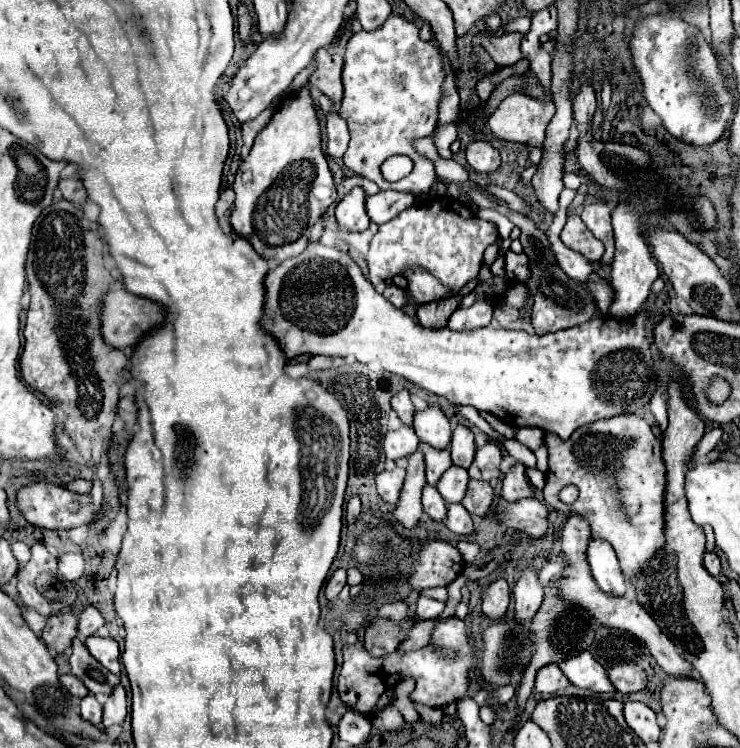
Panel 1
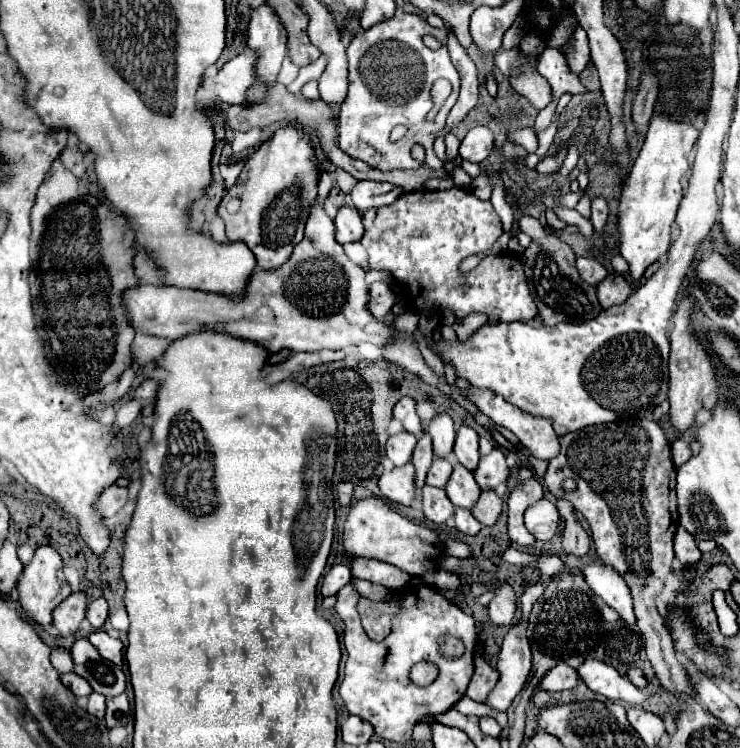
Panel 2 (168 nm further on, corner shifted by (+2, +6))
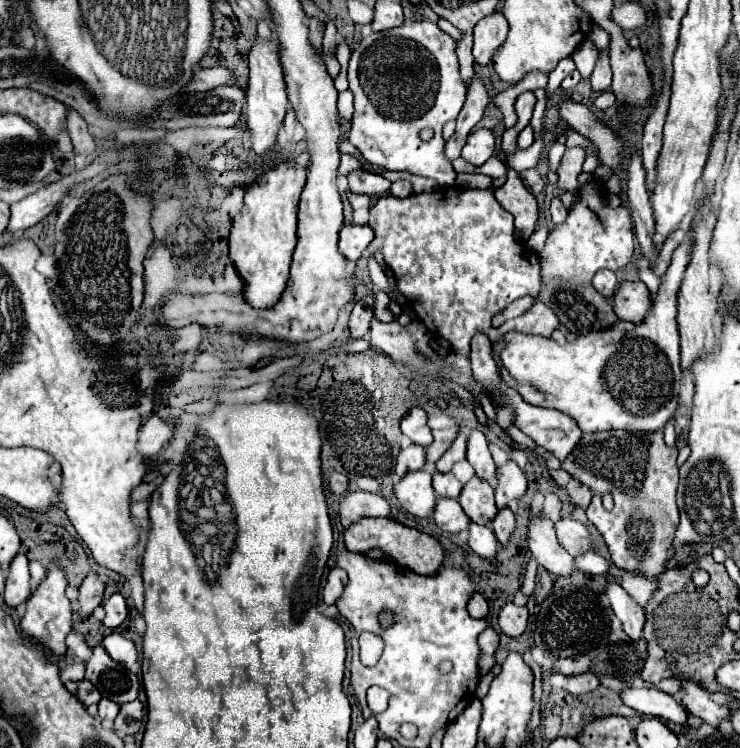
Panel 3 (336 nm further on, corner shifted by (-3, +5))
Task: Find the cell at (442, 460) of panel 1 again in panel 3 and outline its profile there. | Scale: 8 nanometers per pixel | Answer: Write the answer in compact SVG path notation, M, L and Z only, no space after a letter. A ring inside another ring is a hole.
M434 473L434 491L438 497L458 499L462 493L462 483L452 473Z

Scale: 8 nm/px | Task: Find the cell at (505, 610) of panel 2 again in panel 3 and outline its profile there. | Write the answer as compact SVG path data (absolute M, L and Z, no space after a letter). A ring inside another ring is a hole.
M506 603L500 611L498 625L508 637L520 637L528 625L528 609L514 603Z

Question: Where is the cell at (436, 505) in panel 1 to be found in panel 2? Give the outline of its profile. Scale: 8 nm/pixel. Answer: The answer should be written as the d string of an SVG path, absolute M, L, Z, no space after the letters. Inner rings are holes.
M423 486L423 512L431 522L443 524L453 516L455 506L449 502L447 494L443 488L433 488L433 486Z

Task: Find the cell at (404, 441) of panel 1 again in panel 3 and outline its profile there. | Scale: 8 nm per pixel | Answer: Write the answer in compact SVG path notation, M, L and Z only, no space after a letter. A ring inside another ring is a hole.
M410 445L408 449L402 449L396 461L396 475L404 477L410 471L418 471L426 465L426 451L420 445Z

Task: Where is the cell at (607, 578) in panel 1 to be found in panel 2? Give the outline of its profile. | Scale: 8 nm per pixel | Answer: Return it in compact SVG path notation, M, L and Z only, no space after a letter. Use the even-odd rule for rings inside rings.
M589 562L583 568L583 576L585 576L585 582L589 584L589 588L605 604L609 604L613 610L617 610L619 616L625 620L625 624L635 622L629 588L627 588L625 580L621 578L621 574L617 574L617 570L613 570L609 564Z

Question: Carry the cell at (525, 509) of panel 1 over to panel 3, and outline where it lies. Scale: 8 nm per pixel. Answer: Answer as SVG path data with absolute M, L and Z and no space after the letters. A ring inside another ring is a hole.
M564 517L560 523L556 523L556 533L558 533L558 541L572 557L592 551L592 535L588 527L582 525L580 521Z

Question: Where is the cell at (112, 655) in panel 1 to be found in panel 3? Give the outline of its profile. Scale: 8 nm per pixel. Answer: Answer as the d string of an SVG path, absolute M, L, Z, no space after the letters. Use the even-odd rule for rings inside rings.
M112 633L108 635L104 641L102 641L106 653L116 661L116 663L122 663L124 667L132 667L136 661L138 661L138 651L136 651L136 645L122 637L120 633Z

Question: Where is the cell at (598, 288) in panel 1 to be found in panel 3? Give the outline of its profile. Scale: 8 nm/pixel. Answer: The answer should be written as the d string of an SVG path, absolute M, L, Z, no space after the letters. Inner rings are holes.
M642 281L620 283L614 295L614 311L618 319L640 323L650 307L652 307L652 297Z

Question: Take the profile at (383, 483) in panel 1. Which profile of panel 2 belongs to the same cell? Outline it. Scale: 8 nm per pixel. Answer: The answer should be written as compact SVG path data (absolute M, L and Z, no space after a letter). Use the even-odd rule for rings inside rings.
M407 462L405 466L393 468L389 472L383 472L383 476L379 478L379 490L385 498L403 504L403 506L411 506L413 498L415 498L415 486L413 486L413 464Z

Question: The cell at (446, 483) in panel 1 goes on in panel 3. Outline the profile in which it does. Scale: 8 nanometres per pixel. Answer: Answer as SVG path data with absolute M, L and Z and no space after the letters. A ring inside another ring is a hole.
M472 477L464 485L458 501L460 501L464 513L478 525L490 527L490 523L494 519L494 513L498 513L496 503L494 503L492 485L482 481L482 479L478 479L478 477Z

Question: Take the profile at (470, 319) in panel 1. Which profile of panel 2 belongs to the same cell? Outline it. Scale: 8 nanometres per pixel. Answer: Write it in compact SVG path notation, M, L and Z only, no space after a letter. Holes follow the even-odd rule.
M469 314L465 316L461 322L455 322L453 328L455 328L455 334L459 340L465 340L467 336L471 336L479 326L487 324L487 318L483 314Z

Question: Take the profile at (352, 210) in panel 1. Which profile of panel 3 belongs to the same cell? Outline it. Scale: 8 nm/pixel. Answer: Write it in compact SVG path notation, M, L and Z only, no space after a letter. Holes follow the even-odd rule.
M344 225L340 229L338 249L348 261L358 261L372 239L374 231L368 225Z

